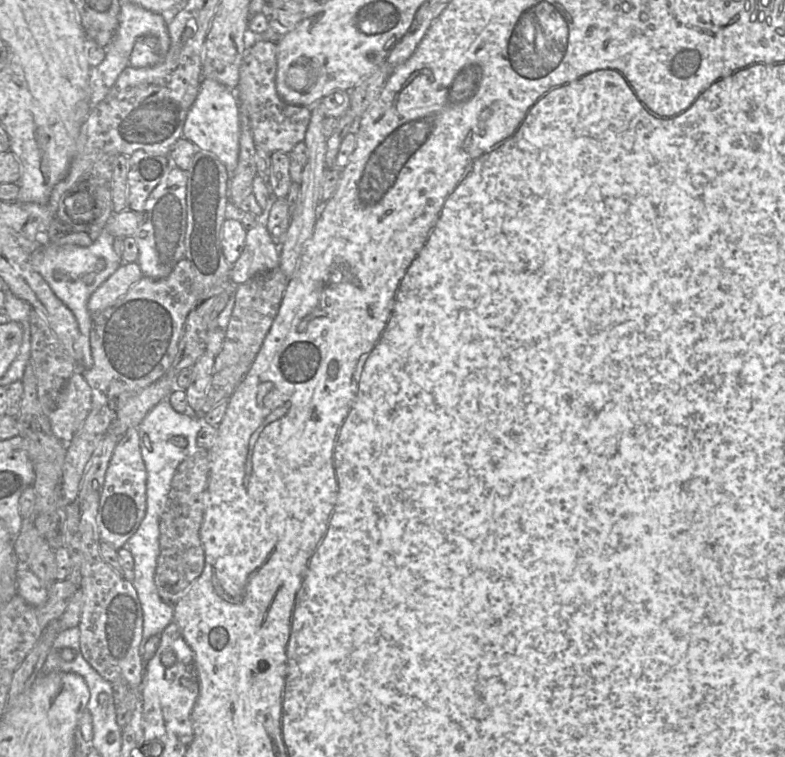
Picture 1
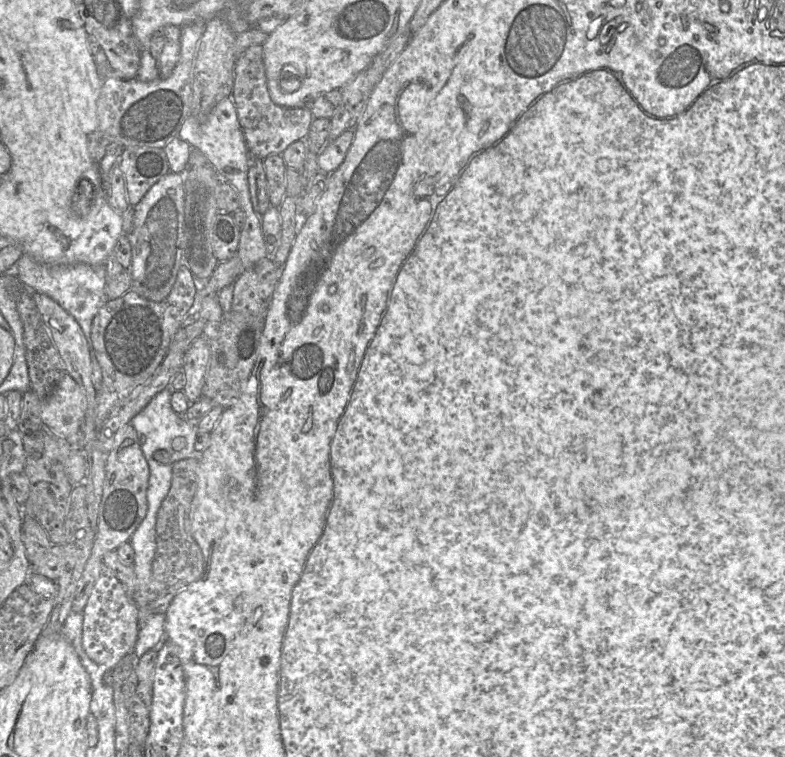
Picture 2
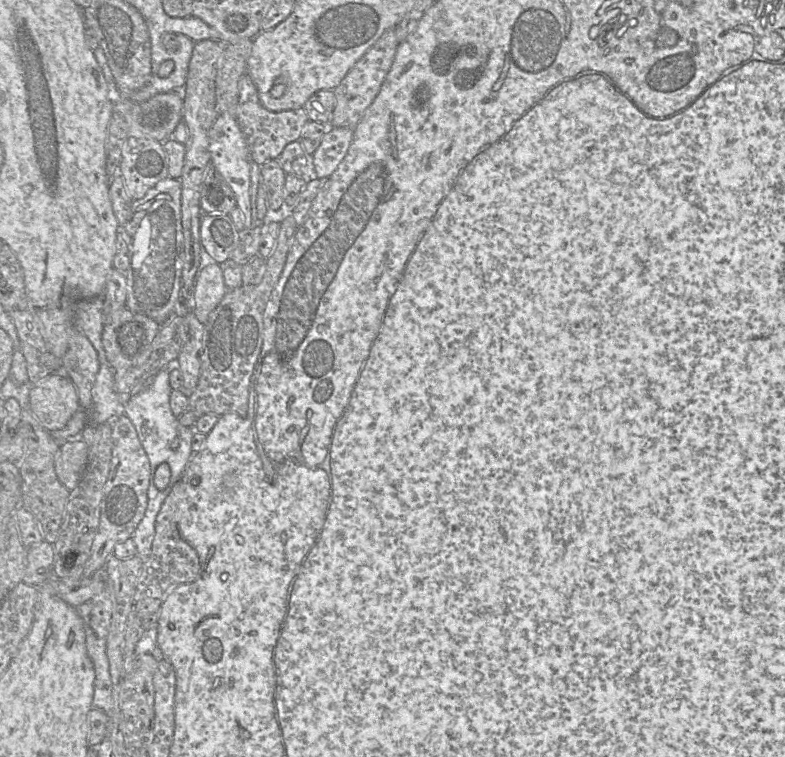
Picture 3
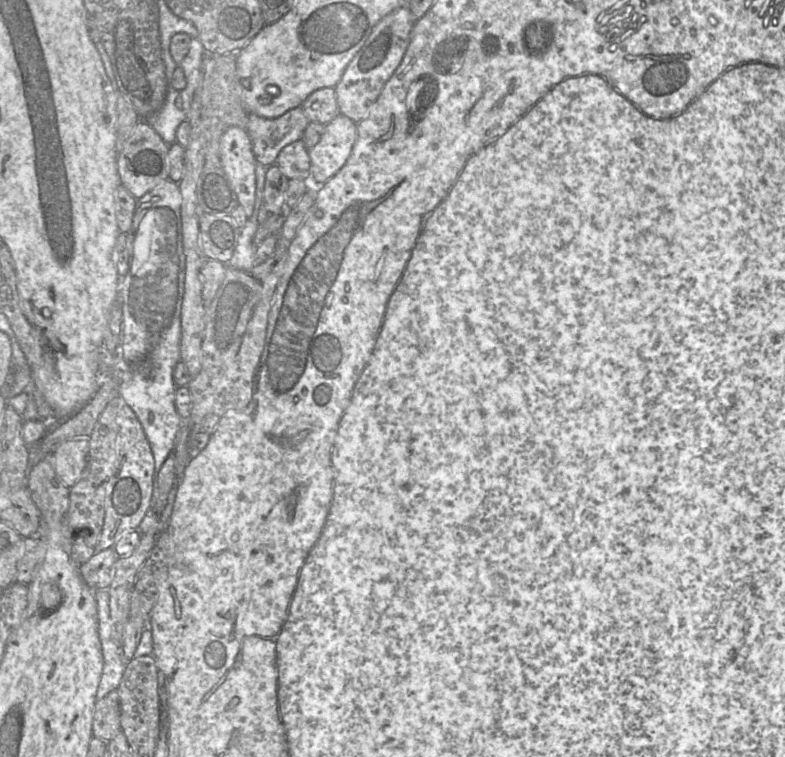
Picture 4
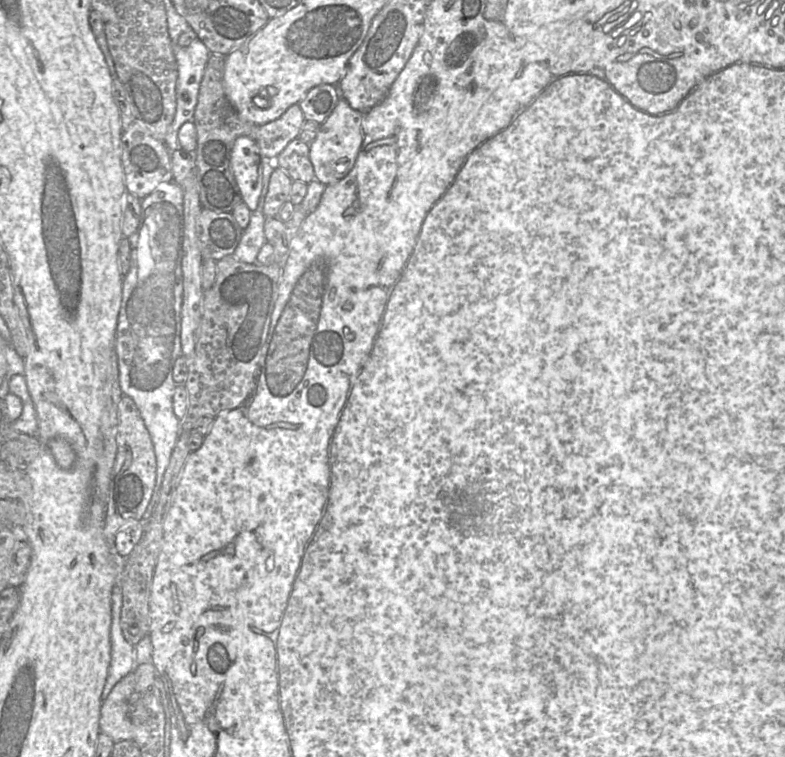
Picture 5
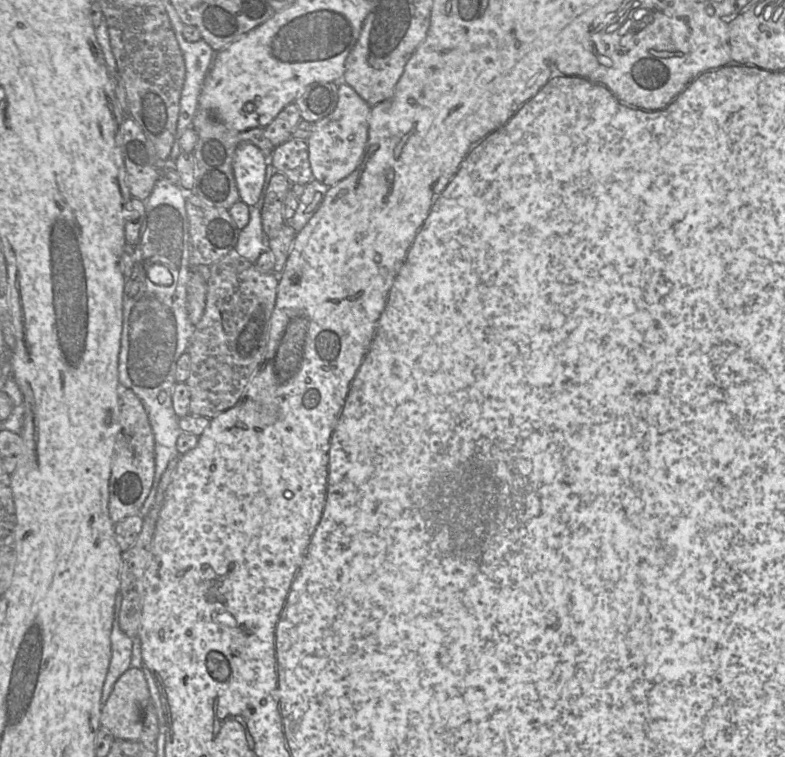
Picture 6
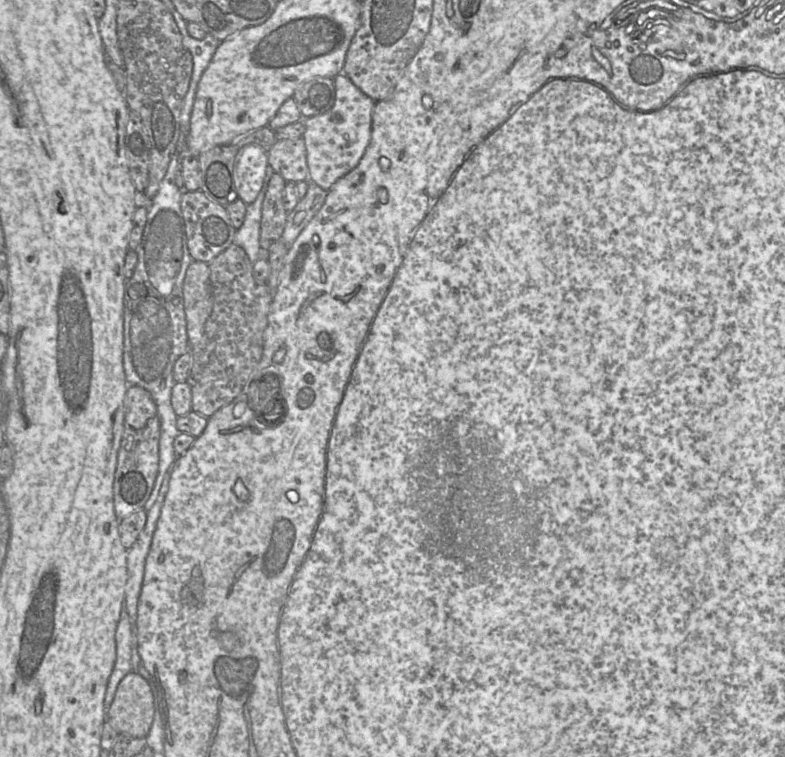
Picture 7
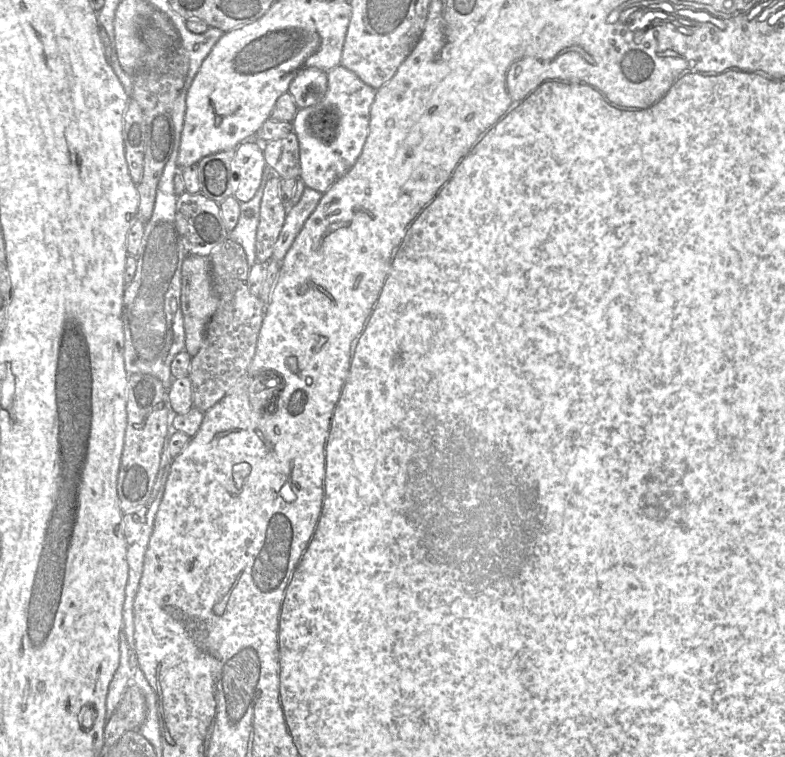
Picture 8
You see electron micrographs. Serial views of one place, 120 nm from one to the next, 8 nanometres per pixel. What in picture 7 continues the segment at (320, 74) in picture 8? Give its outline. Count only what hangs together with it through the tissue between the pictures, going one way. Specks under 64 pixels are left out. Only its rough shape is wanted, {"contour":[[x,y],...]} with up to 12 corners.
{"contour":[[333,78],[302,84],[293,98],[303,118],[329,111]]}

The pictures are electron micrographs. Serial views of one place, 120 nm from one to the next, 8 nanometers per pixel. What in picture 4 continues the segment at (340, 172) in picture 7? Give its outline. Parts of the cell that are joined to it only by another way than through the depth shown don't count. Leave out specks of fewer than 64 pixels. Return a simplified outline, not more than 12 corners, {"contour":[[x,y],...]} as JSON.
{"contour":[[338,113],[309,150],[311,183],[345,165],[358,125]]}

